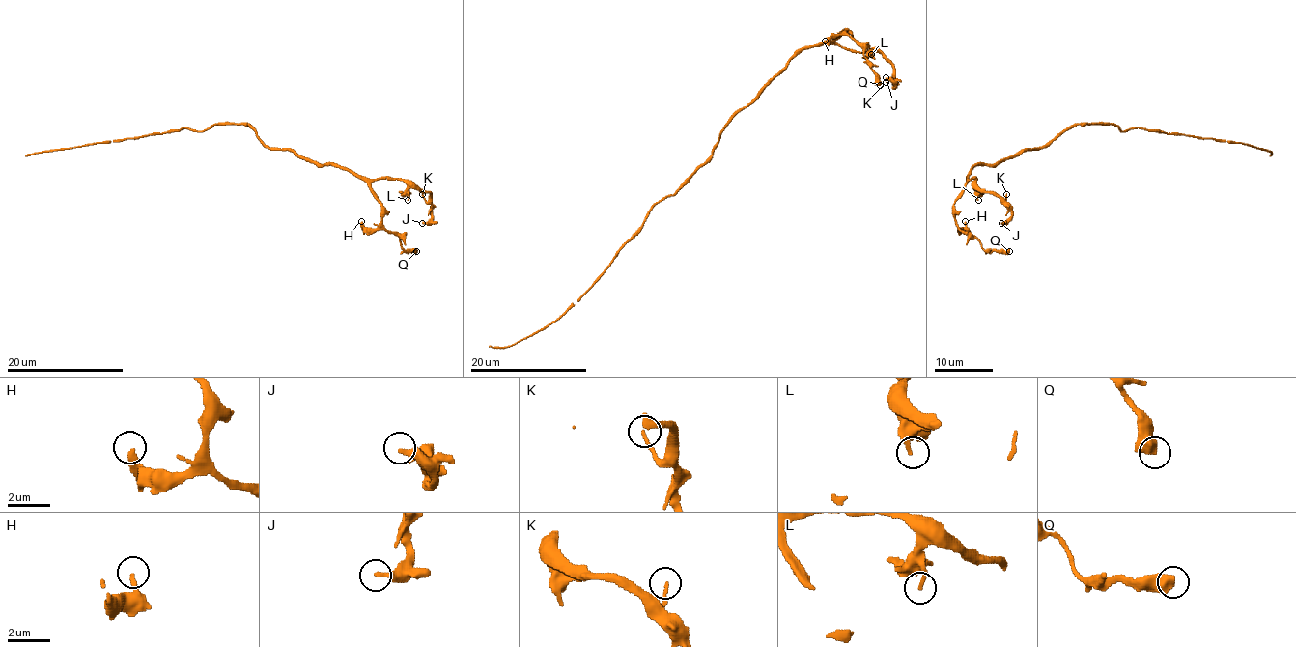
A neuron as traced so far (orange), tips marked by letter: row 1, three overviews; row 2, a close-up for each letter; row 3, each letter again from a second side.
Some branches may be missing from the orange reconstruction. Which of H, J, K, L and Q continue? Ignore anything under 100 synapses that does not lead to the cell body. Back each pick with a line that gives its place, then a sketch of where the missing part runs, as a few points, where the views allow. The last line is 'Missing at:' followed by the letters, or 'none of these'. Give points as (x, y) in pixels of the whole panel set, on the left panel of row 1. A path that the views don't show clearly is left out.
Missing at: none of these

